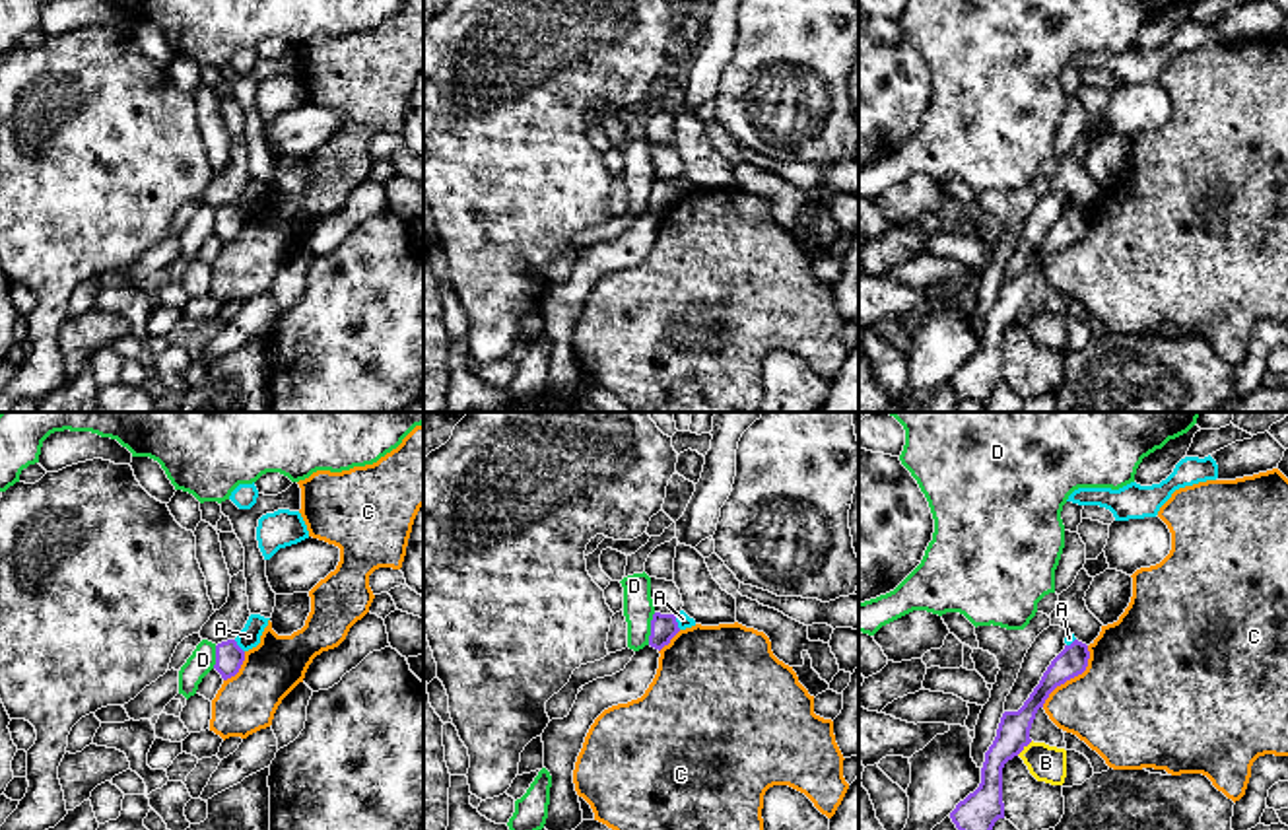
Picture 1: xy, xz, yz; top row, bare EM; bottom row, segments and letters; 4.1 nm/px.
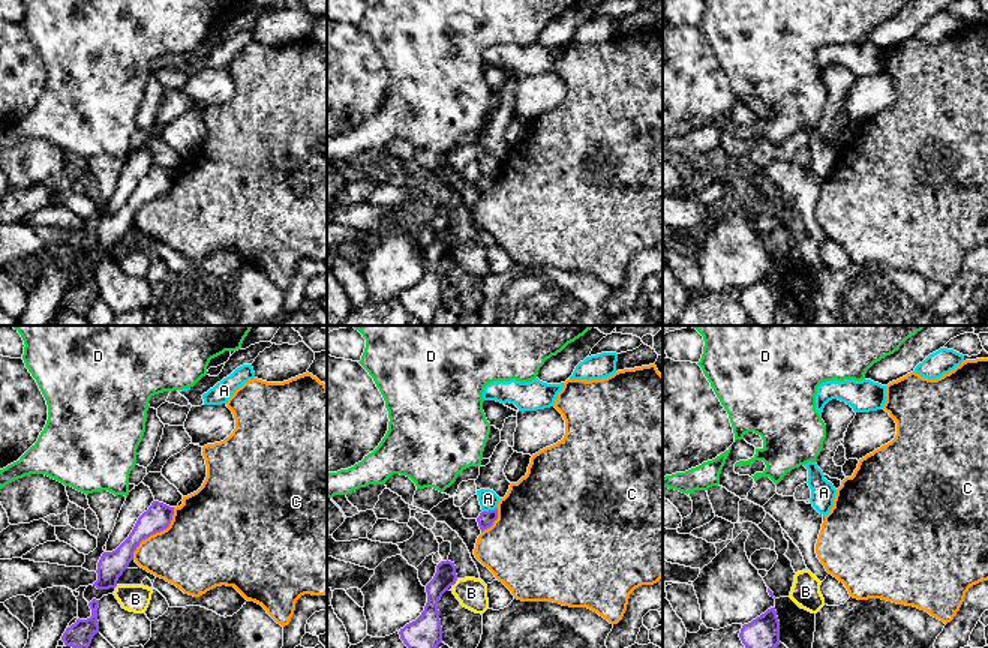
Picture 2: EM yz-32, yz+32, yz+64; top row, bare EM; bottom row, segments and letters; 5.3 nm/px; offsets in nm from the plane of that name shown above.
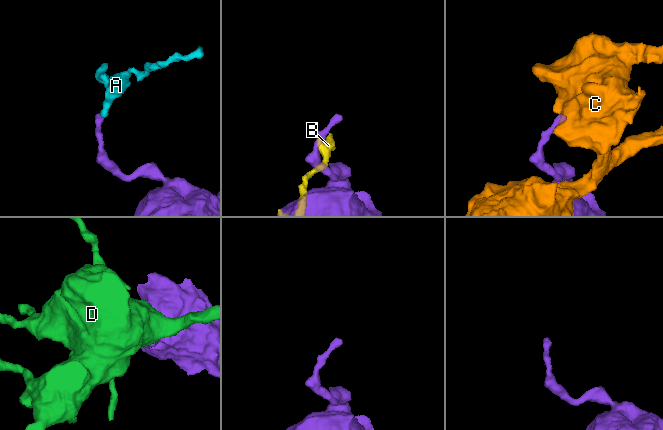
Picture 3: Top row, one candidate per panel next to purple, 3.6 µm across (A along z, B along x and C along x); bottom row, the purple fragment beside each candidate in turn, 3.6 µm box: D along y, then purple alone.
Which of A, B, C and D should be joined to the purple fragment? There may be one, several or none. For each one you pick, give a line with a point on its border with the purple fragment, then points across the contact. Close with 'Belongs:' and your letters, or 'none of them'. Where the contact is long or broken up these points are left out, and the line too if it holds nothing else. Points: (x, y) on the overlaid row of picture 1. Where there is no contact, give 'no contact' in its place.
Belongs: none of them

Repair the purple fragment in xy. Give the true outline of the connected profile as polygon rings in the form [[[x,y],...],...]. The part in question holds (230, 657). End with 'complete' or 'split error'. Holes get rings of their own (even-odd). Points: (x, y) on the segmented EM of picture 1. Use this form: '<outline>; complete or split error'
[[[227,640],[216,645],[216,665],[214,669],[223,680],[235,676],[245,661],[245,651],[235,640]]]; complete

